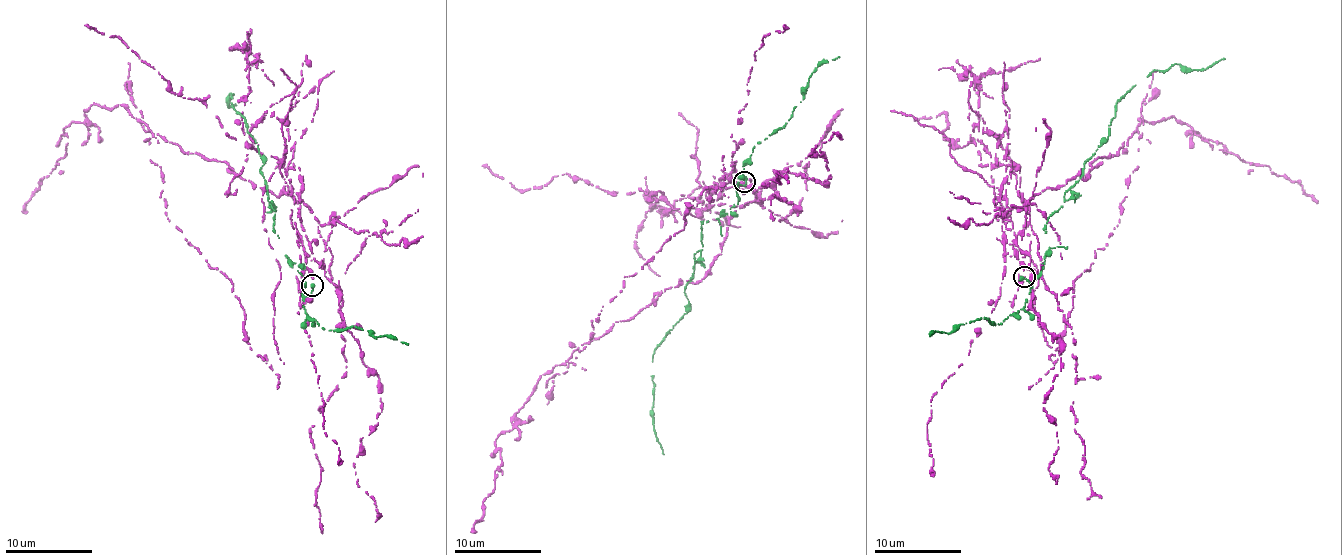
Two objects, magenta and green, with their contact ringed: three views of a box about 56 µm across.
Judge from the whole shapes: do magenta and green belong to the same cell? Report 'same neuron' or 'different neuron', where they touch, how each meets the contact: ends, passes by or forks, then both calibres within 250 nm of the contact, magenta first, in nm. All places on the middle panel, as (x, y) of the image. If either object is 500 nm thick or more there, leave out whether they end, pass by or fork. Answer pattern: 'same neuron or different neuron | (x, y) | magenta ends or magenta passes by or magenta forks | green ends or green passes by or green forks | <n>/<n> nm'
different neuron | (744, 182) | magenta passes by | green ends | 90/320 nm

